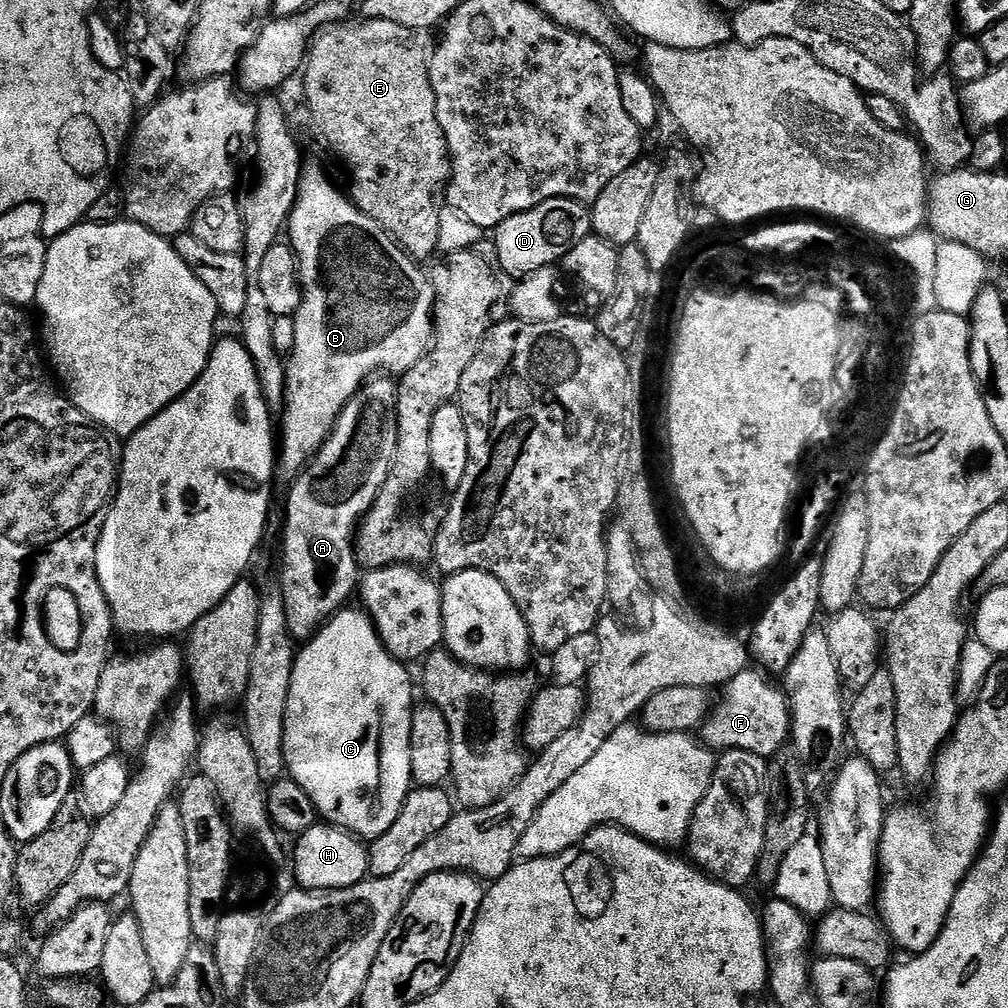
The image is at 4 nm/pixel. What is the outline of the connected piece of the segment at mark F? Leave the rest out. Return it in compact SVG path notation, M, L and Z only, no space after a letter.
M749 666L723 685L719 693L721 696L718 696L708 719L699 729L699 739L720 754L746 750L750 754L771 758L785 747L792 734L792 712L783 687L779 683L771 684L767 679L771 680L763 671Z

